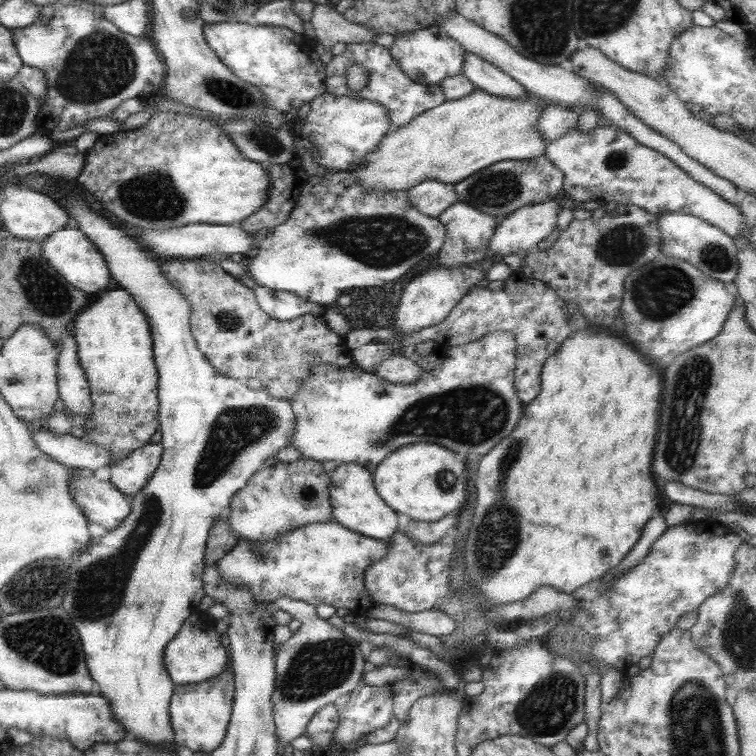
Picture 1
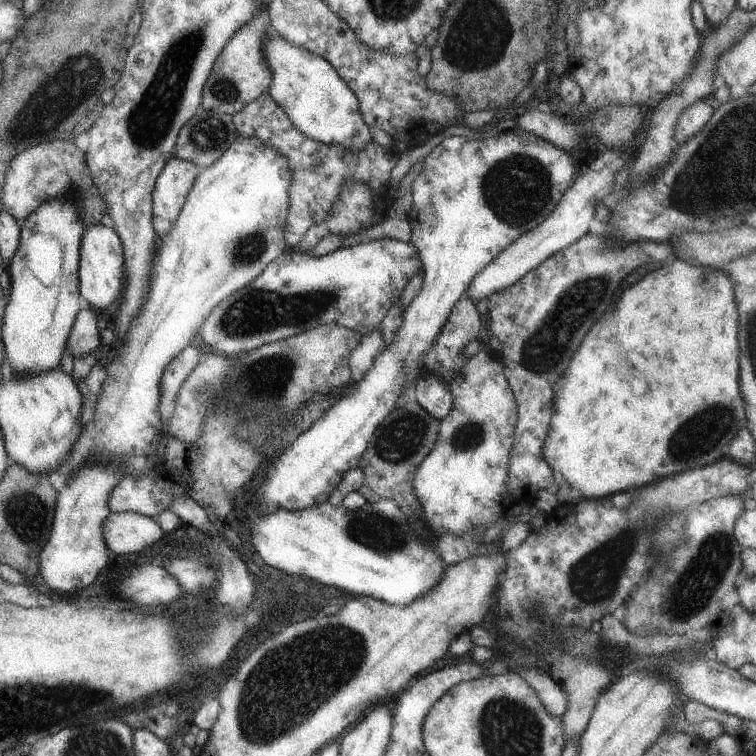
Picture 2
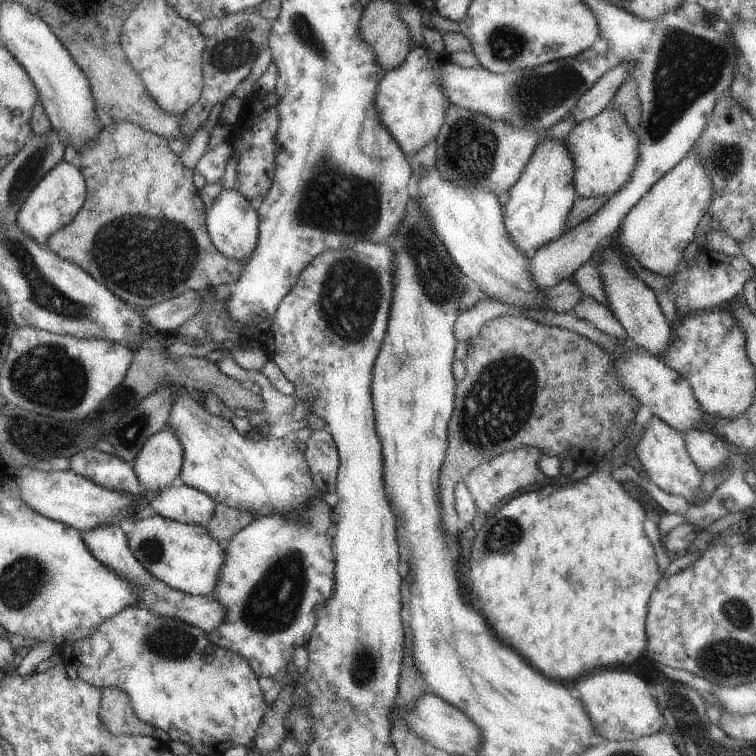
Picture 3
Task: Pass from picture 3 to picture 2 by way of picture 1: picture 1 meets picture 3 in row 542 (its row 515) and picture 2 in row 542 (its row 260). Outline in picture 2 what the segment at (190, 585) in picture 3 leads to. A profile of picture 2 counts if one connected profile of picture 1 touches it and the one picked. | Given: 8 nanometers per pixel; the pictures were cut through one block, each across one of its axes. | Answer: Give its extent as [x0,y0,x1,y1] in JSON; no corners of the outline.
[102,512,166,556]

